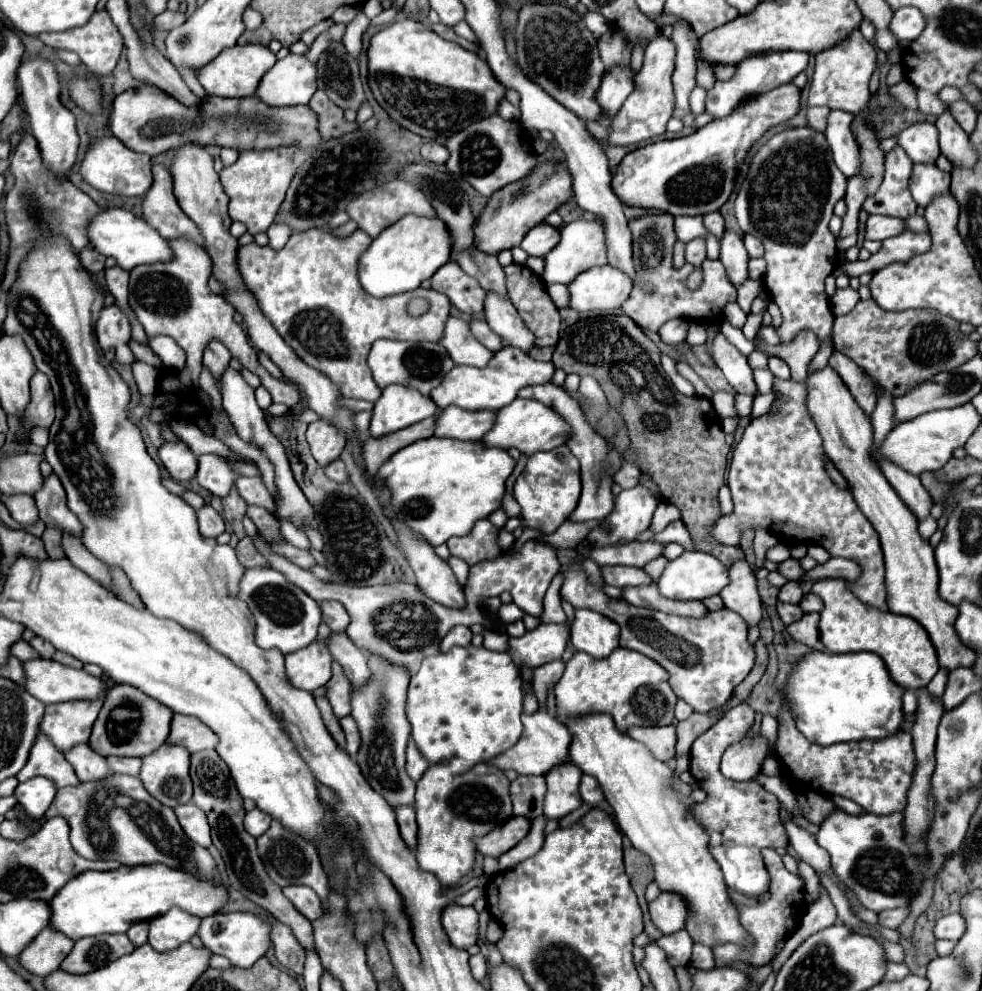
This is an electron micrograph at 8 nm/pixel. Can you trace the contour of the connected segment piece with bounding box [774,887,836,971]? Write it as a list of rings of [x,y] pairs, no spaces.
[[[820,887],[820,897],[806,909],[802,921],[800,921],[800,929],[796,929],[796,933],[792,933],[792,937],[788,937],[786,947],[782,949],[782,953],[774,959],[774,971],[778,971],[782,967],[782,963],[792,955],[792,951],[812,933],[830,927],[836,923],[836,907],[830,901],[830,895],[824,887]]]

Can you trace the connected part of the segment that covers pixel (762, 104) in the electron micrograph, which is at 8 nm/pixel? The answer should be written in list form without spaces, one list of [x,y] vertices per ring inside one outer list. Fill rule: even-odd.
[[[792,83],[780,85],[772,89],[770,93],[758,95],[756,99],[744,101],[732,115],[724,119],[710,121],[702,129],[694,131],[688,137],[678,139],[664,139],[658,143],[650,143],[642,149],[636,149],[628,153],[622,163],[618,165],[618,171],[612,175],[612,189],[618,195],[618,199],[624,205],[632,207],[644,207],[644,209],[656,209],[672,215],[706,215],[712,211],[718,211],[730,197],[734,189],[734,181],[738,175],[740,165],[744,163],[750,147],[772,127],[782,125],[784,121],[792,119],[800,111],[800,89]]]

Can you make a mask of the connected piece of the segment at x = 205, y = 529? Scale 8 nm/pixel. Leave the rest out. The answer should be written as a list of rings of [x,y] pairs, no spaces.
[[[204,505],[196,511],[198,515],[198,525],[200,525],[200,533],[204,533],[204,537],[218,537],[220,533],[224,533],[224,519],[218,511],[214,511],[210,505]]]

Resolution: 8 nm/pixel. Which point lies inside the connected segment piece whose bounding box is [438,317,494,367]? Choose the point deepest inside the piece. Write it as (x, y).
(462, 346)

